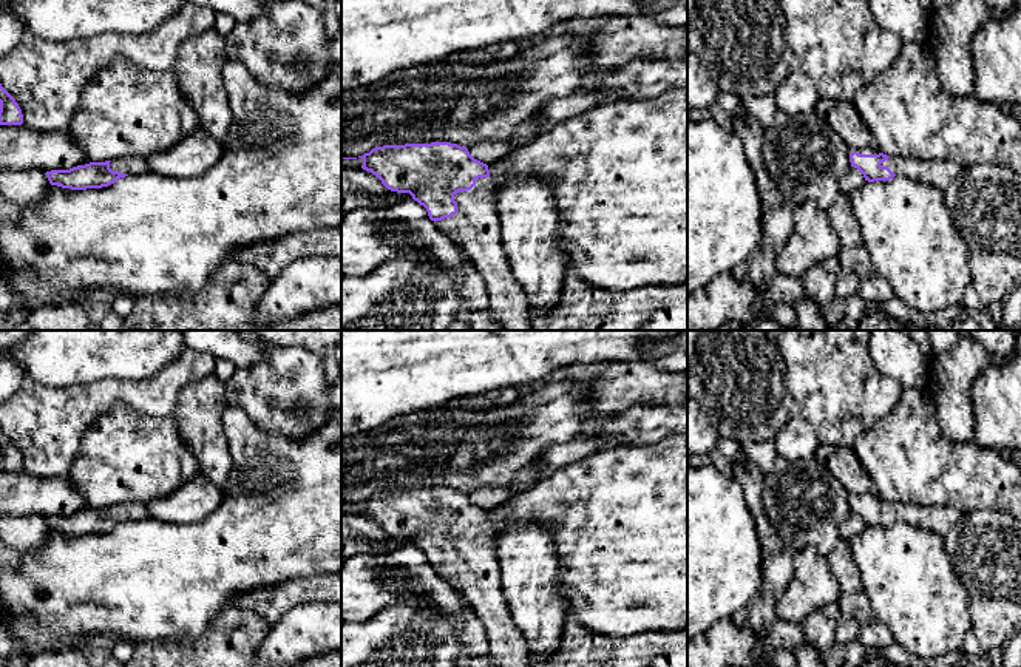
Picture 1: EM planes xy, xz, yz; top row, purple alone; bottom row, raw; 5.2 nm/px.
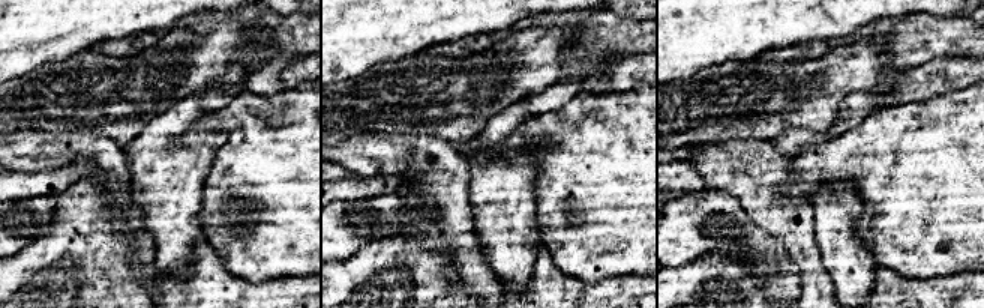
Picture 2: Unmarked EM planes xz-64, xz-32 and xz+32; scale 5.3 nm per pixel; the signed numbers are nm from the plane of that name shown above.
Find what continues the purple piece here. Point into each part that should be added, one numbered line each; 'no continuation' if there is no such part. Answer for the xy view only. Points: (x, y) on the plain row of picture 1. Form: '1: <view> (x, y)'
1: xy (130, 510)

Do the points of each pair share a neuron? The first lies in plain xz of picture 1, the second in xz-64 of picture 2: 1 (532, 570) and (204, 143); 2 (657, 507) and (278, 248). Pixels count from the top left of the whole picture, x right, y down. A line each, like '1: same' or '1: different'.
1: same
2: same

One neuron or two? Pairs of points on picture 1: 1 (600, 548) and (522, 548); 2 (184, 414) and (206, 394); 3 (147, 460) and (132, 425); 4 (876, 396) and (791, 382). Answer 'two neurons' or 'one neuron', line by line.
1: two neurons
2: one neuron
3: one neuron
4: one neuron

